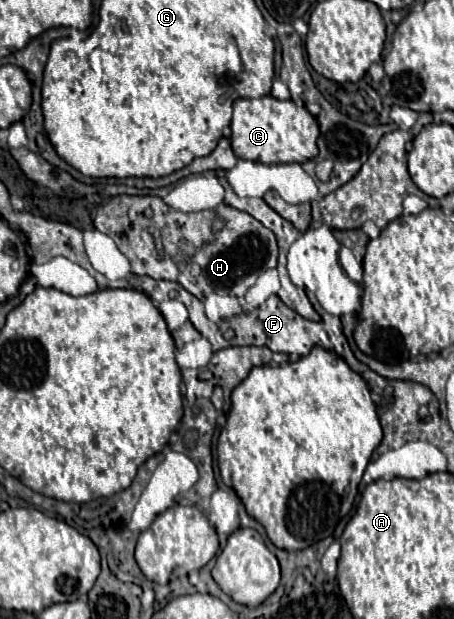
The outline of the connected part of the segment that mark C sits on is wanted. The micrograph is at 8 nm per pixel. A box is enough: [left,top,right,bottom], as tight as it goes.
[231,95,319,163]

